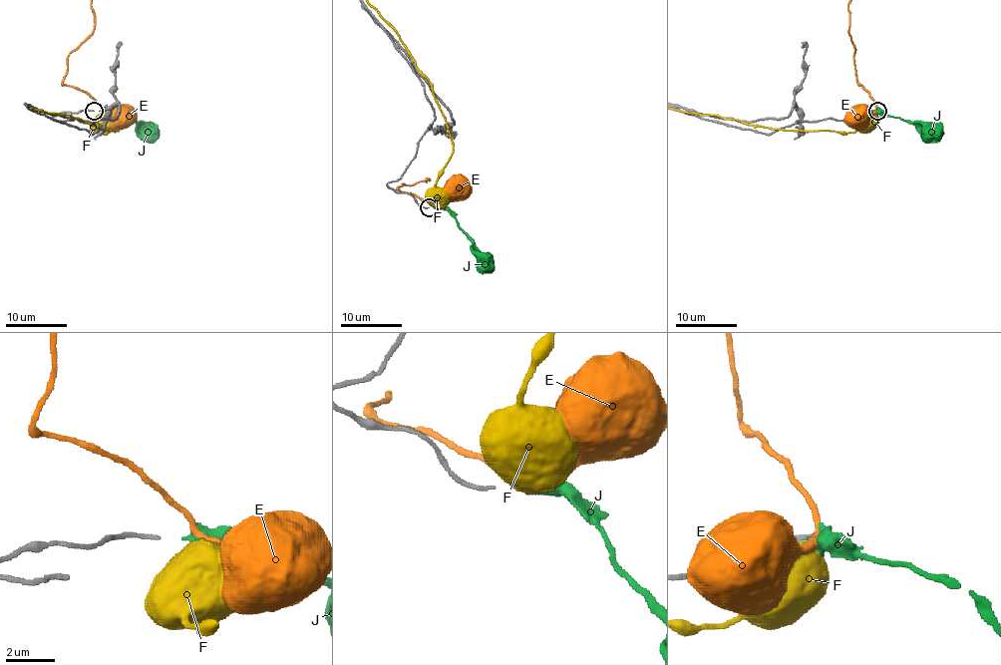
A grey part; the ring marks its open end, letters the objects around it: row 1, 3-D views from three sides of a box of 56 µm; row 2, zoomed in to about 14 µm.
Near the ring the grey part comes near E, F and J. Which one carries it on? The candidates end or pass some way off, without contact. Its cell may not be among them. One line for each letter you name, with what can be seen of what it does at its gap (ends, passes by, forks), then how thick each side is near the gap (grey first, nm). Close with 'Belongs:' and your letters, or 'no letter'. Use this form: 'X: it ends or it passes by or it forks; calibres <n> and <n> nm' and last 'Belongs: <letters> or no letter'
J: it ends; calibres 130 and 440 nm
Belongs: J

